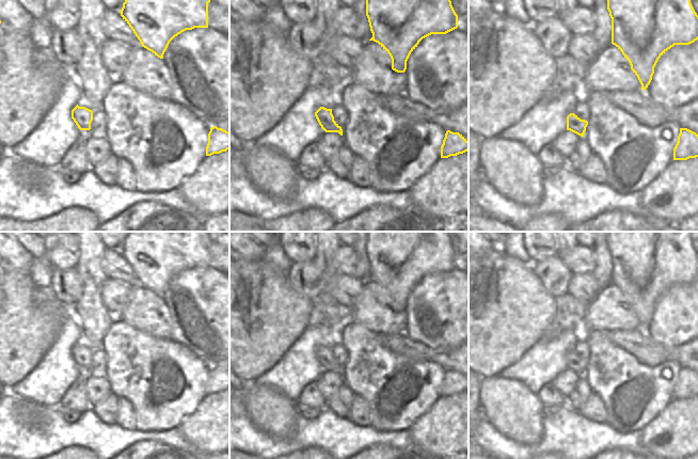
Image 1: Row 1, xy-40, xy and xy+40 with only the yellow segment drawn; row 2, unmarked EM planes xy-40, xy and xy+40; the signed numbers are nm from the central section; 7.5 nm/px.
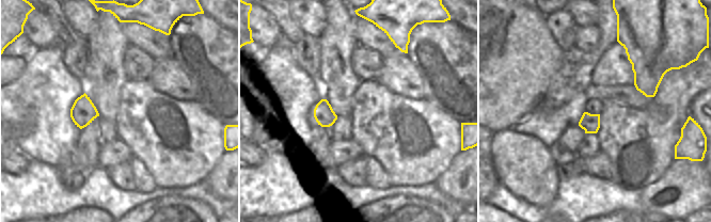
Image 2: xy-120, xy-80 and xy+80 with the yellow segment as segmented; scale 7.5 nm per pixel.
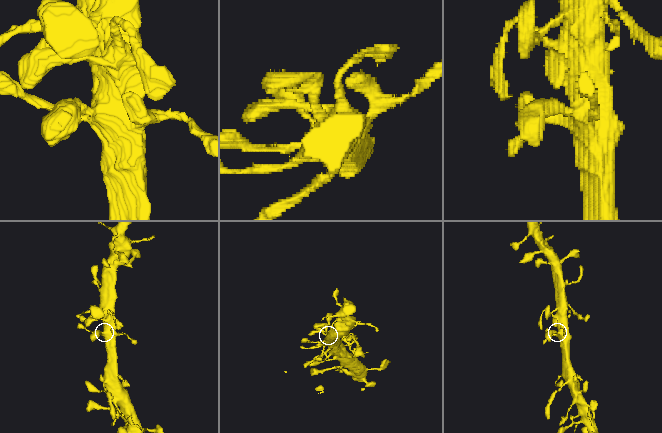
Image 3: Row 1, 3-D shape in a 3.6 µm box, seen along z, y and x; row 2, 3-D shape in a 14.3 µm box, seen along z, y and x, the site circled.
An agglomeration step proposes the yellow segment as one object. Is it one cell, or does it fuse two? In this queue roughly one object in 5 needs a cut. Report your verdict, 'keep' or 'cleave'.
keep

